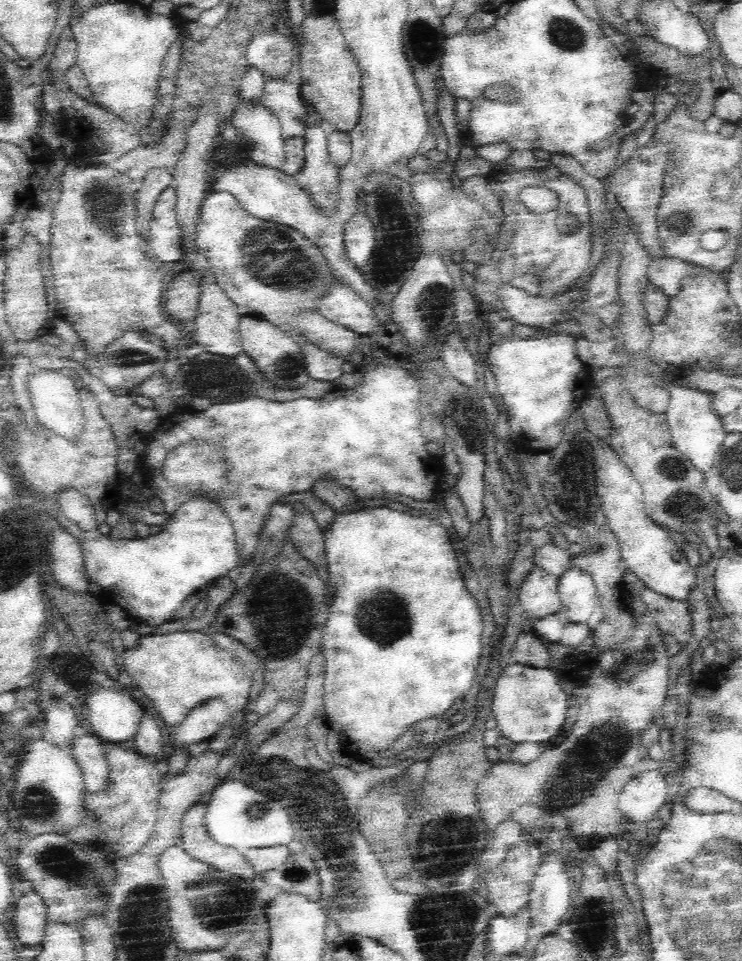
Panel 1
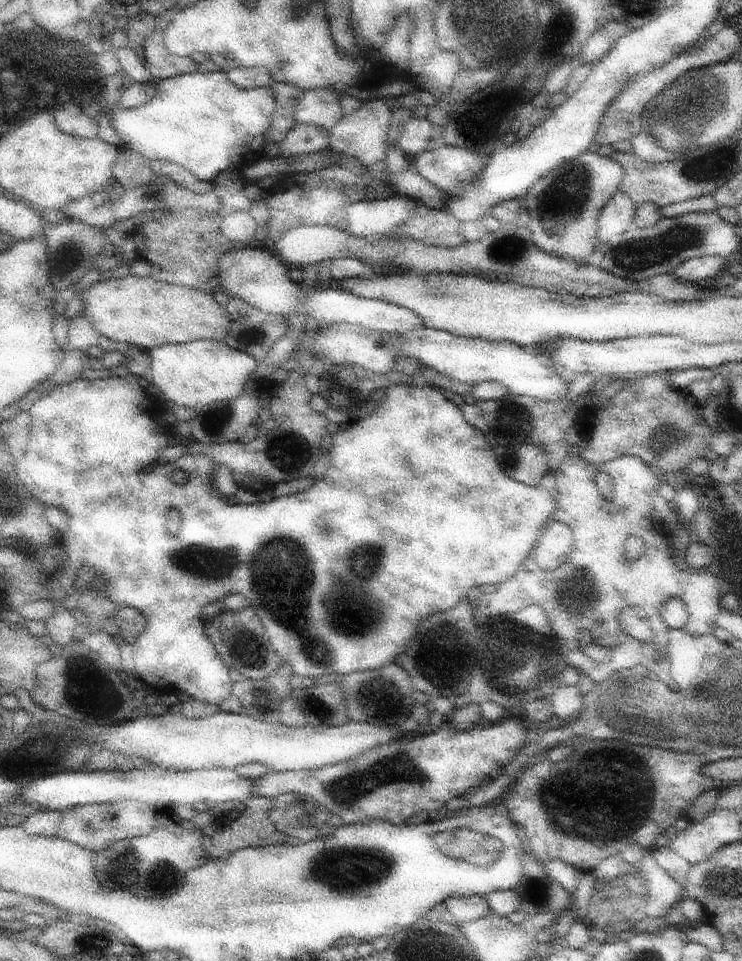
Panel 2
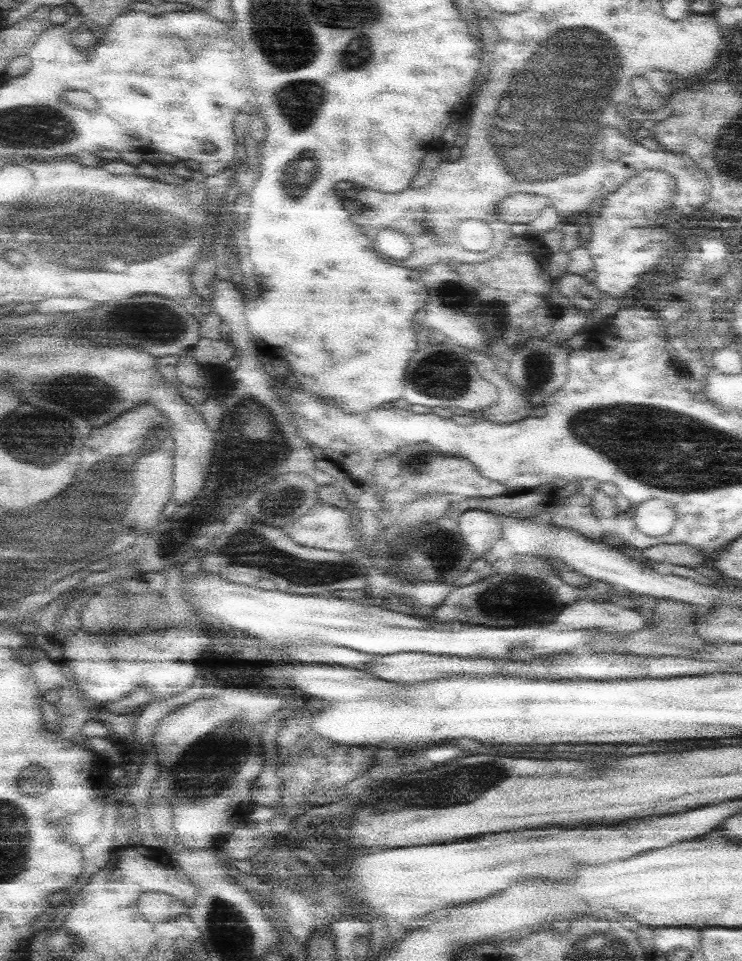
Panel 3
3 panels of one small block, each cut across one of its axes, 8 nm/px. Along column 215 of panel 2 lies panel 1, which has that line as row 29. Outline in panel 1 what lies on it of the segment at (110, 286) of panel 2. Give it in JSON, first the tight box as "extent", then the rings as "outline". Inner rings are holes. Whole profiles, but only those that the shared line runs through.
{"extent":[302,14,362,134],"outline":[[[310,14],[302,26],[302,98],[310,102],[330,130],[350,134],[362,112],[362,72],[350,52],[340,22],[334,14]]]}

